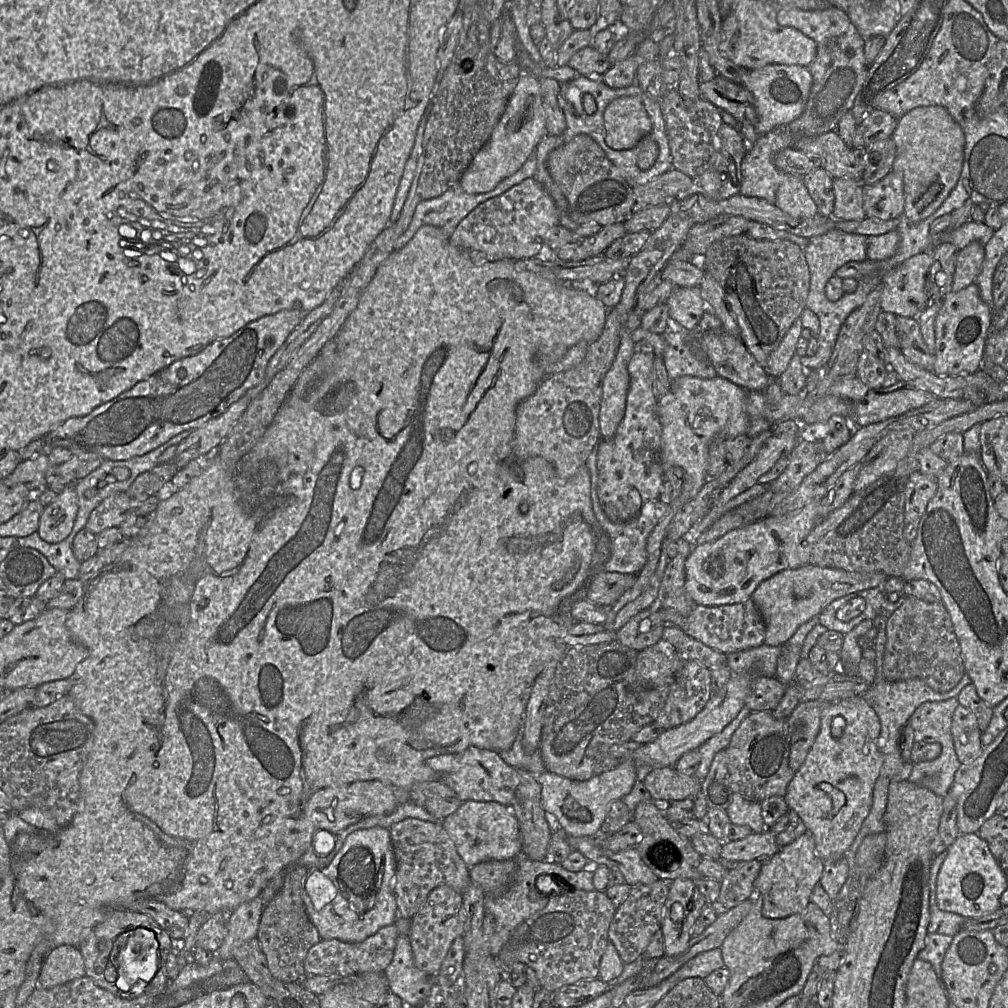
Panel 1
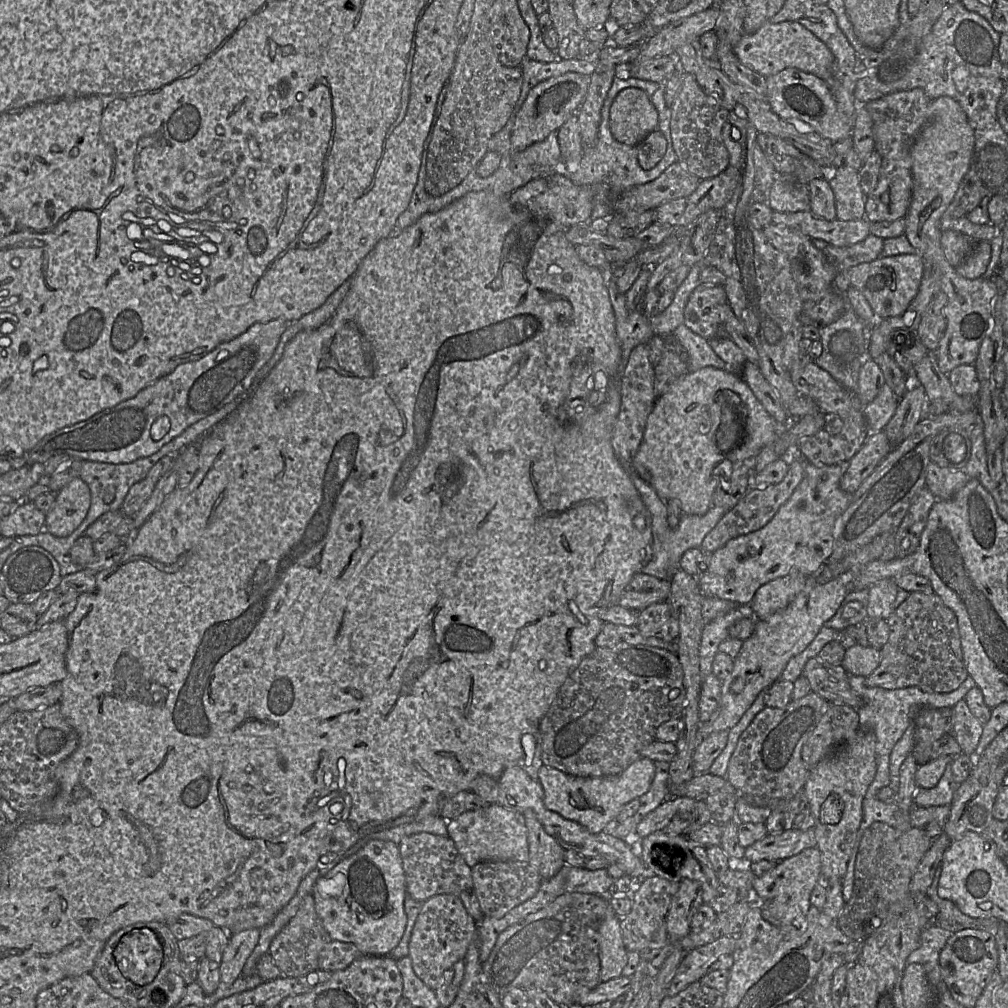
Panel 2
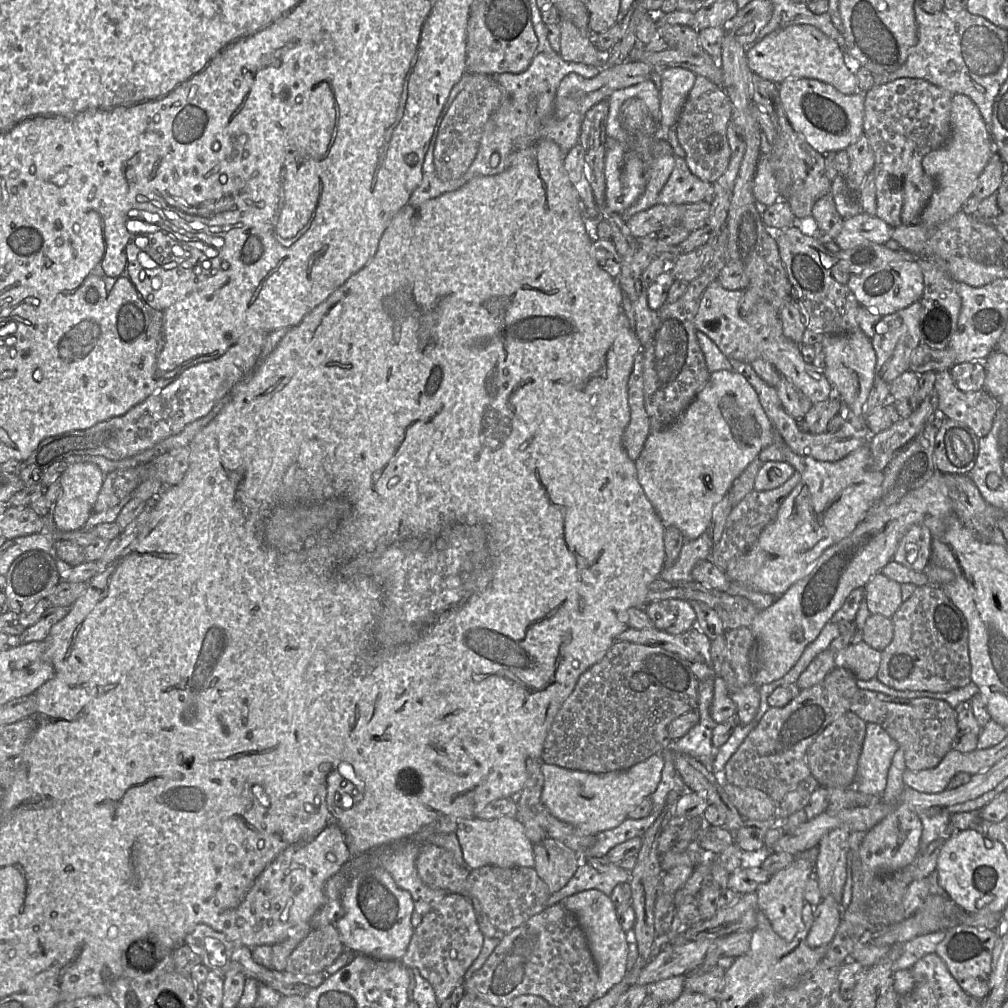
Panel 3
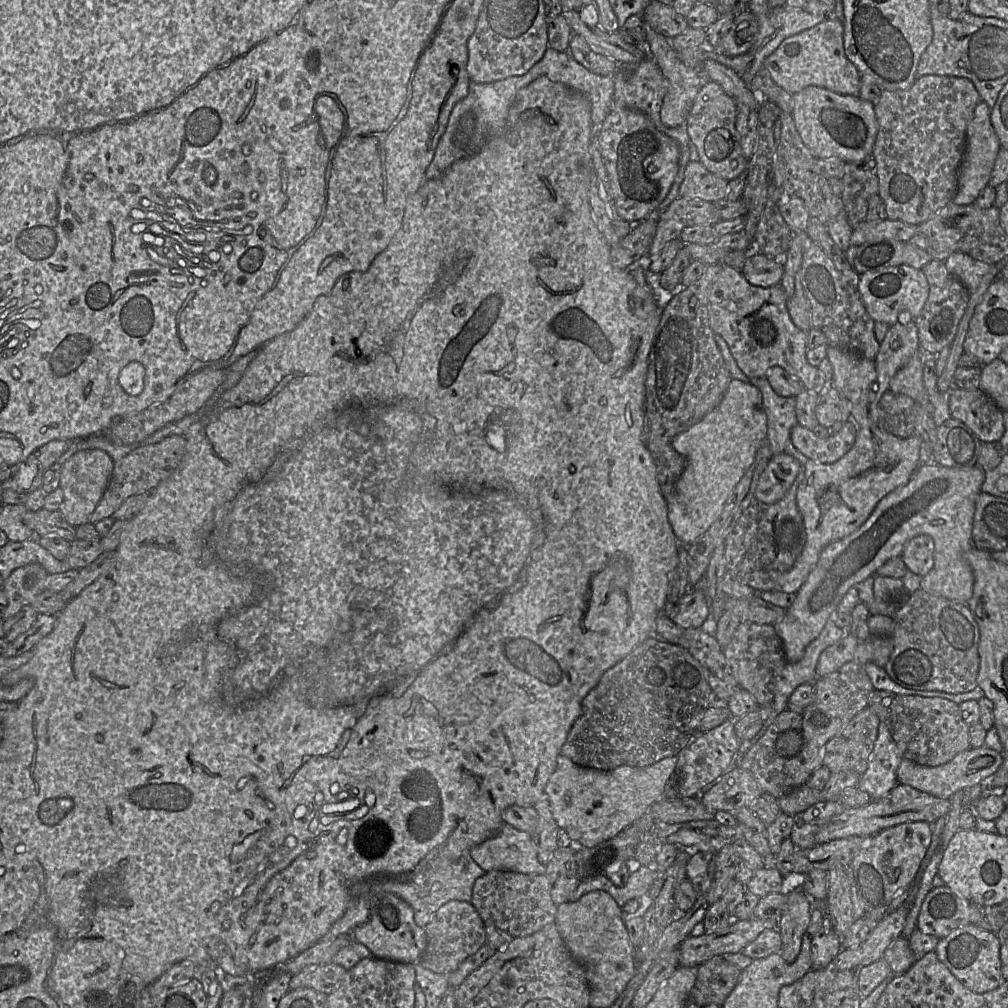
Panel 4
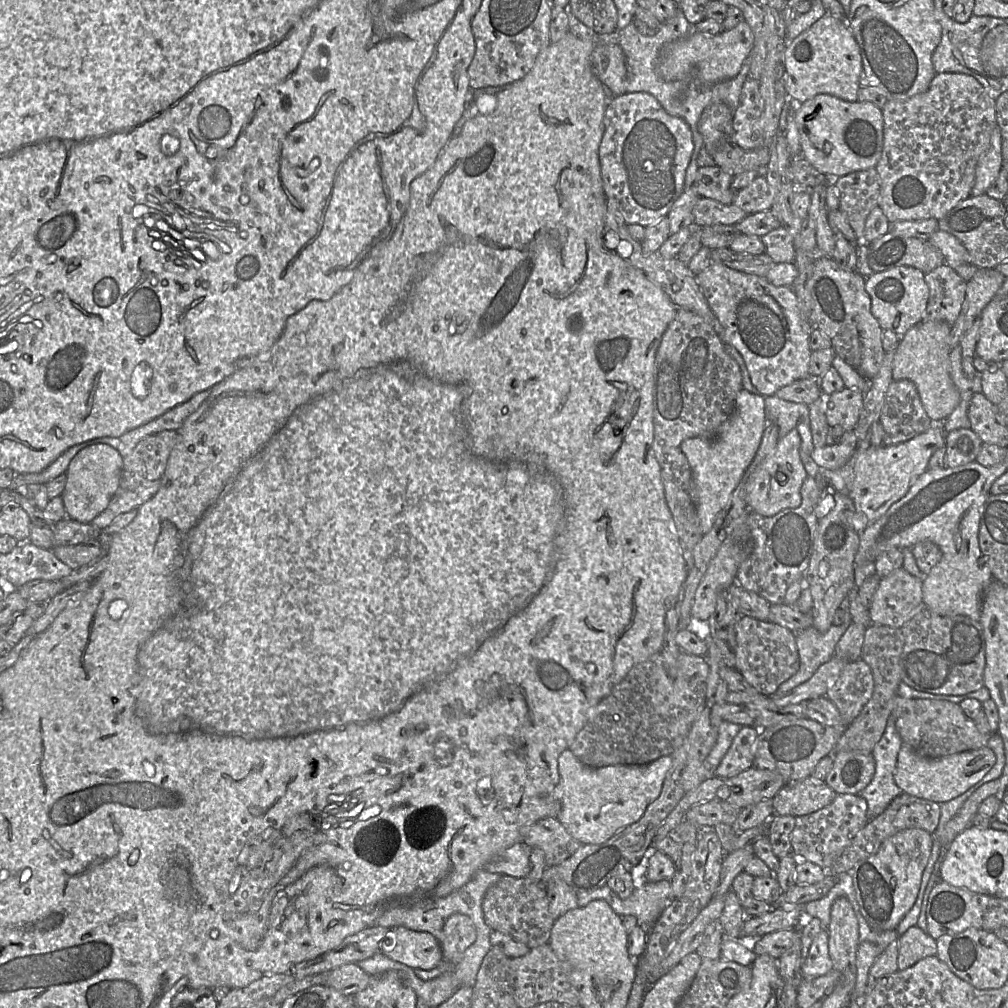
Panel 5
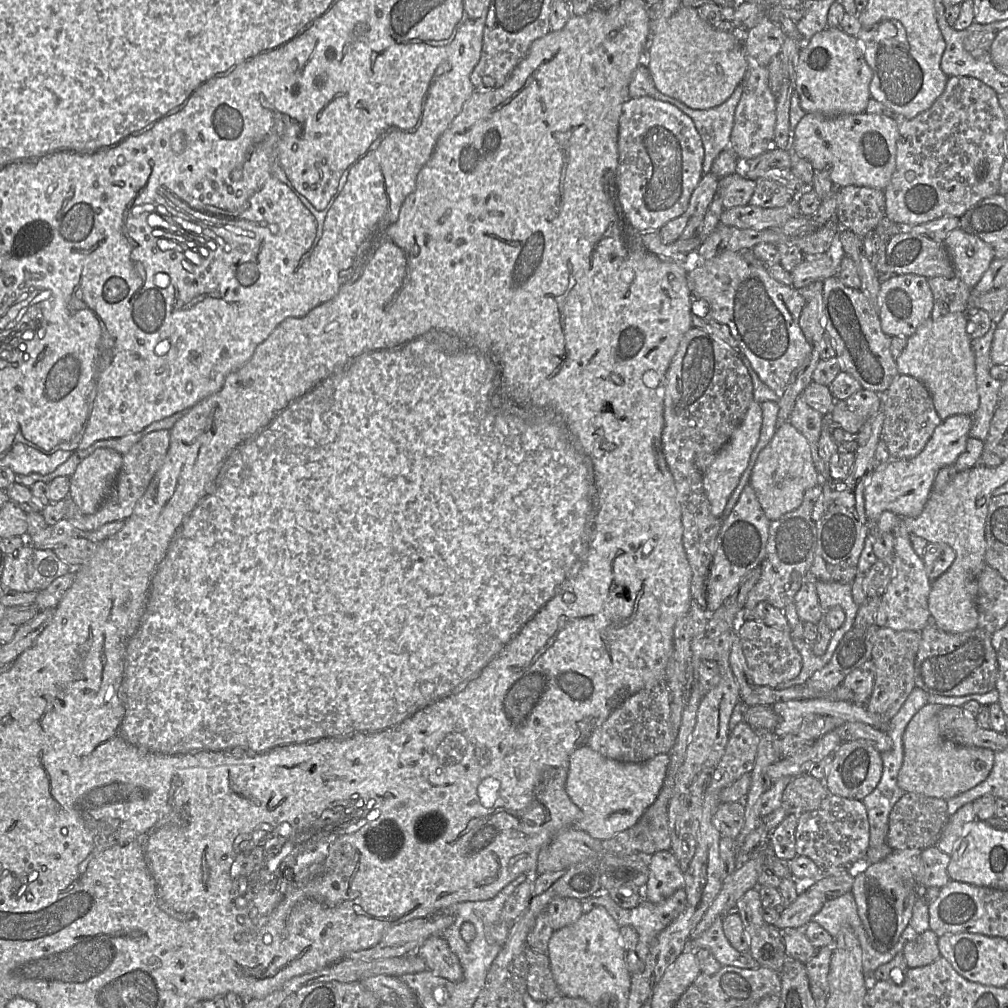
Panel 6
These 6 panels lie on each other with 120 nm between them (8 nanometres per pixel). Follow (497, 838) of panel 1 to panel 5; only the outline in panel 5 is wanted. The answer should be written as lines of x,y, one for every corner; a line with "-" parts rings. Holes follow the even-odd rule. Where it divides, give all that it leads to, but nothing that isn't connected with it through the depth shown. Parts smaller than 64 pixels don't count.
518,842
488,862
483,870
515,878
527,877
531,870
530,852
531,848
525,842

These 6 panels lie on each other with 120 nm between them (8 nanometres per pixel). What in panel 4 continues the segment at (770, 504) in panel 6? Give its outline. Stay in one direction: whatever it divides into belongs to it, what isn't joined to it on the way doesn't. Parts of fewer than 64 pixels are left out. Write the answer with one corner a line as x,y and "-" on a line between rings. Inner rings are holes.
785,453
773,455
760,475
755,490
755,499
774,504
781,500
801,470
799,461

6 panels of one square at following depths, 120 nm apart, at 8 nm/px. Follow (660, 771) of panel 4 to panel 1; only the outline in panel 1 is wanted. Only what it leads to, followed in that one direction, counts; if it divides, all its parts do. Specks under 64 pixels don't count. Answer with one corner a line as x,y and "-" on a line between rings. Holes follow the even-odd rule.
631,759
621,760
614,769
595,775
588,780
571,780
544,771
537,776
541,785
541,805
557,819
559,827
570,836
592,836
601,826
610,804
623,798
633,788
636,779
636,765

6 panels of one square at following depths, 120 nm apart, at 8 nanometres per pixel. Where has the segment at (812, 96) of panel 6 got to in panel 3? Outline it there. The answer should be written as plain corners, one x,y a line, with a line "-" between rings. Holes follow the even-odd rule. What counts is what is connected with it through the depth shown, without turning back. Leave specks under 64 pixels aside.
812,25
787,26
746,48
750,70
777,85
790,78
809,78
829,84
844,95
859,93
856,75
847,67
844,51
835,40

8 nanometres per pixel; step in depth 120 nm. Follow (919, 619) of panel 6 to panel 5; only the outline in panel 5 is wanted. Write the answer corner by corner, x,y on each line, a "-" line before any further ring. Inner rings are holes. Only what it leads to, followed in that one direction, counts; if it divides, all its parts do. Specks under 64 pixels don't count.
903,567
882,578
869,609
872,624
901,628
924,604
922,584

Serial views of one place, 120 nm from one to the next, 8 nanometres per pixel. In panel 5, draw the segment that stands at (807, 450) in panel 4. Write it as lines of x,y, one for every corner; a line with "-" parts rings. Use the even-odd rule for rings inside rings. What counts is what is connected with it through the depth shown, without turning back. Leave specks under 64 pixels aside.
854,430
845,431
840,441
834,445
815,447
811,453
813,460
822,468
836,470
844,466
858,447

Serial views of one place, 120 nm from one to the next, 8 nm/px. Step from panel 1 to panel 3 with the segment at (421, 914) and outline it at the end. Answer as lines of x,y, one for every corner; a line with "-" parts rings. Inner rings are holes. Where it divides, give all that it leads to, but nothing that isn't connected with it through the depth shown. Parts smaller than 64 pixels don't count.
447,893
441,899
431,902
430,909
414,929
401,961
406,967
419,970
432,985
441,1005
456,986
464,981
467,969
481,950
484,937
470,900
458,893

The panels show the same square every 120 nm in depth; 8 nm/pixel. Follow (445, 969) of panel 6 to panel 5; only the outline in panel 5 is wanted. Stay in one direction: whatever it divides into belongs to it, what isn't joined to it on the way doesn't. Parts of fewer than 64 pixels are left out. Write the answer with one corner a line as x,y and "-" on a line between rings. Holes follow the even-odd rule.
403,926
389,928
379,947
383,955
413,969
431,970
443,961
440,943
432,934

